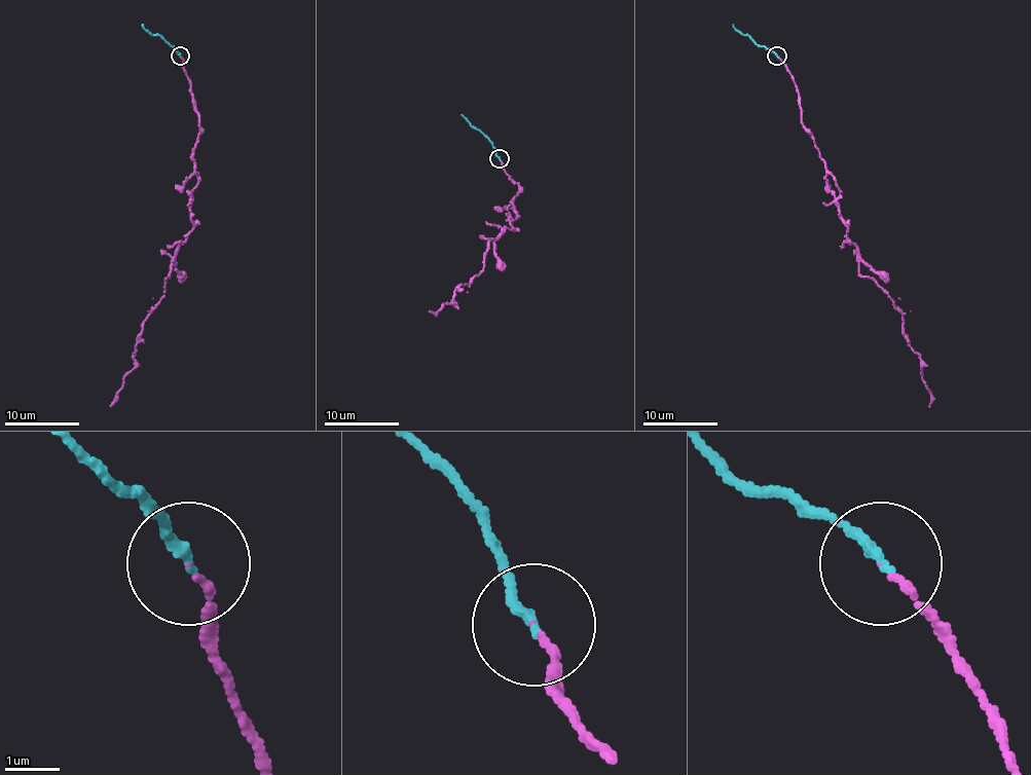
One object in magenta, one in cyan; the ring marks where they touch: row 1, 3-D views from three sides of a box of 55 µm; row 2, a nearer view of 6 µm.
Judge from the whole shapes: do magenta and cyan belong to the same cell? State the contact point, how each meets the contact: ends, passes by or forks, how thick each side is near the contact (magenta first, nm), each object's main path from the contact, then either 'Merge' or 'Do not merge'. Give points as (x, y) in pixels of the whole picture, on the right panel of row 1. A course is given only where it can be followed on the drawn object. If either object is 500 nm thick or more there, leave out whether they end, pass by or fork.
Place: (776, 56). At the ring magenta ends. At the ring cyan ends. Thickness 110 nm (magenta) against 190 nm. Course of magenta: (776, 57), (797, 87), (804, 128), (839, 190), (838, 211), (857, 251), (859, 273), (903, 315), (928, 407). Course of cyan: (776, 57), (741, 34), (733, 25). Merge

